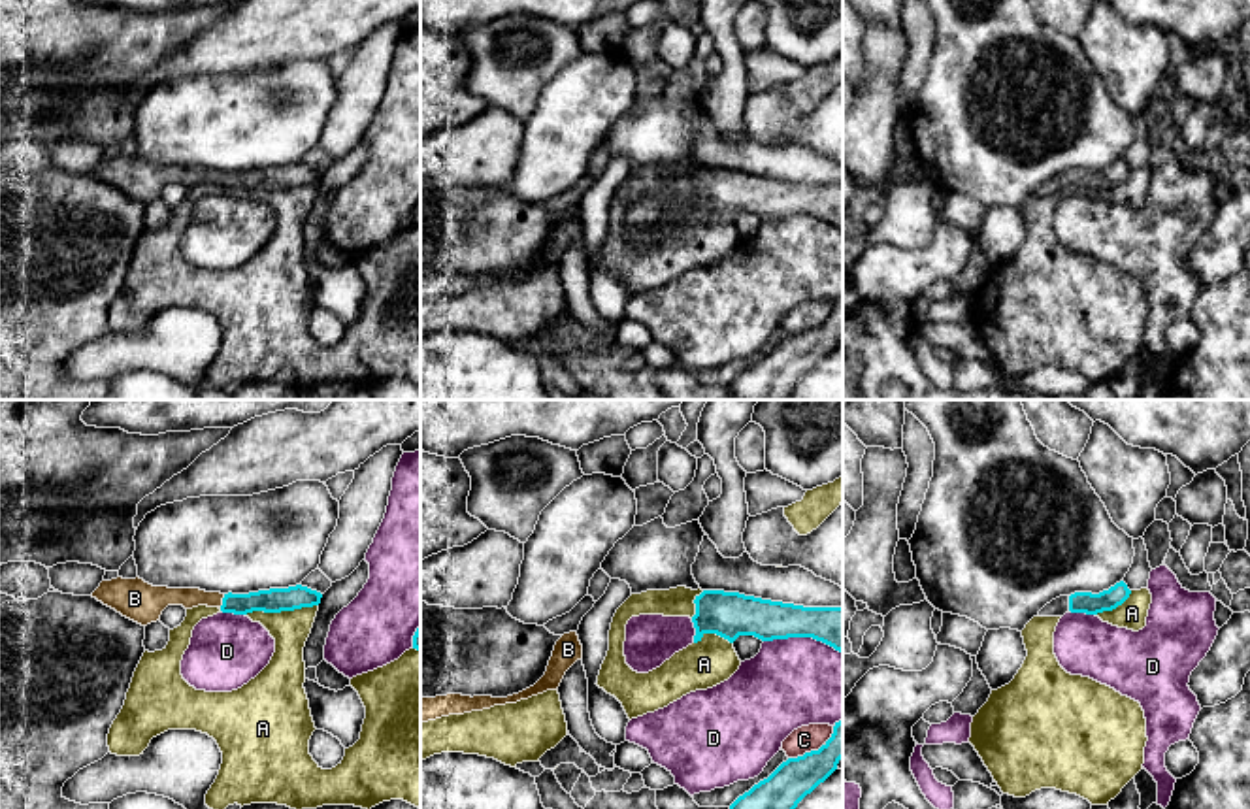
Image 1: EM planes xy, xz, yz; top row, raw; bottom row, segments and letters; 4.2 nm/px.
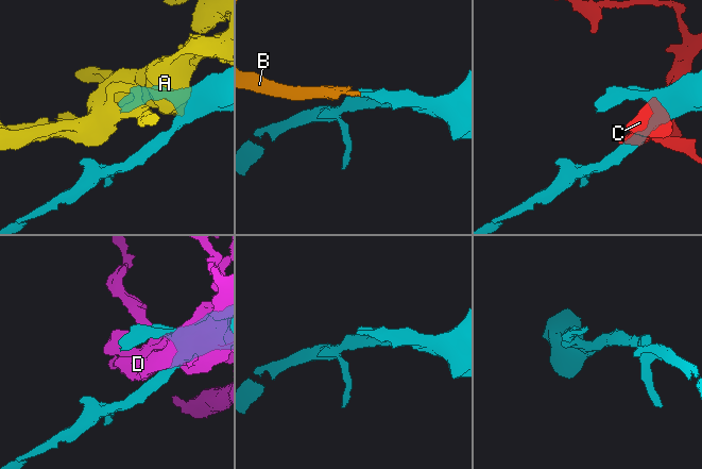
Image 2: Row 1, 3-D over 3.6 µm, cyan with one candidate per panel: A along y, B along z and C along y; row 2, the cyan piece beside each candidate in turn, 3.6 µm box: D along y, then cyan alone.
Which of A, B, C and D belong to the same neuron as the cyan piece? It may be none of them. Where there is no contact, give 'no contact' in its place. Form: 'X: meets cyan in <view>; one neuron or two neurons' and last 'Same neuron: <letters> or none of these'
A: meets cyan in xy; two neurons
B: meets cyan in xy; one neuron
C: meets cyan in xz; two neurons
D: meets cyan in xz; two neurons
Same neuron: B

